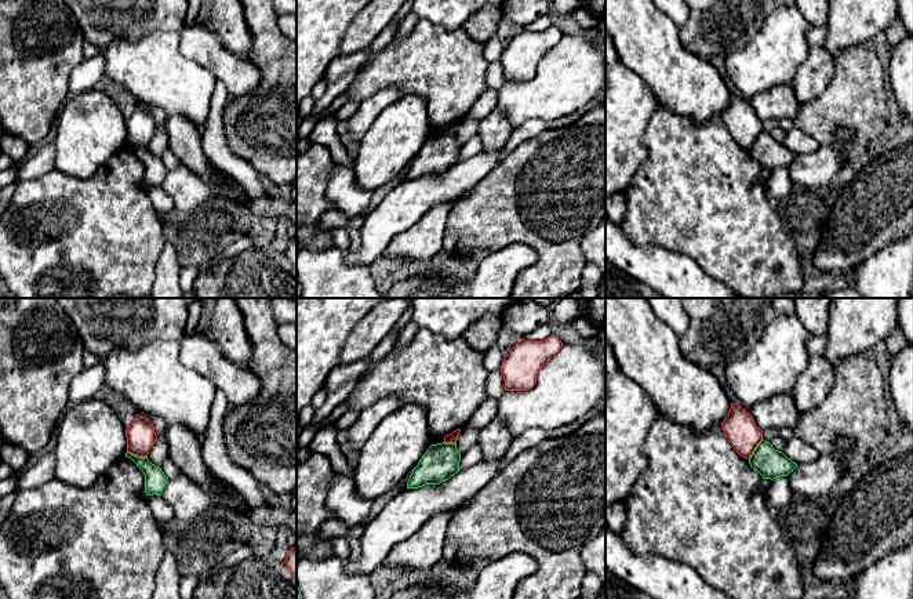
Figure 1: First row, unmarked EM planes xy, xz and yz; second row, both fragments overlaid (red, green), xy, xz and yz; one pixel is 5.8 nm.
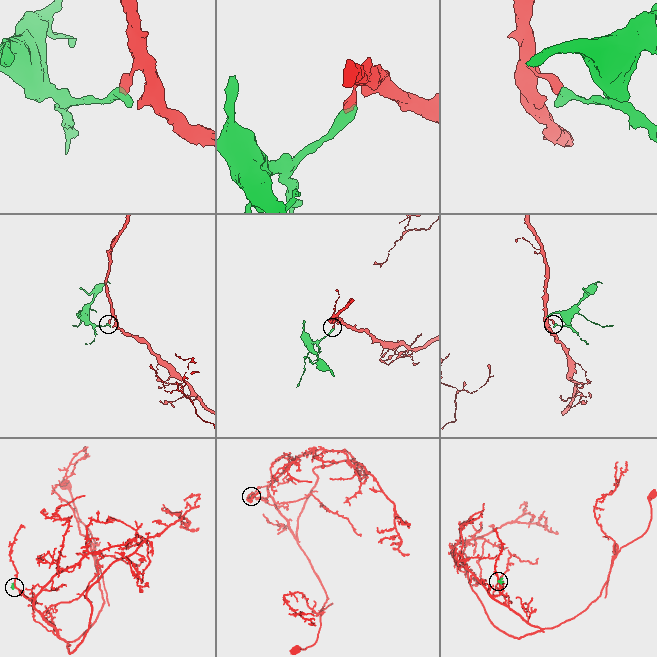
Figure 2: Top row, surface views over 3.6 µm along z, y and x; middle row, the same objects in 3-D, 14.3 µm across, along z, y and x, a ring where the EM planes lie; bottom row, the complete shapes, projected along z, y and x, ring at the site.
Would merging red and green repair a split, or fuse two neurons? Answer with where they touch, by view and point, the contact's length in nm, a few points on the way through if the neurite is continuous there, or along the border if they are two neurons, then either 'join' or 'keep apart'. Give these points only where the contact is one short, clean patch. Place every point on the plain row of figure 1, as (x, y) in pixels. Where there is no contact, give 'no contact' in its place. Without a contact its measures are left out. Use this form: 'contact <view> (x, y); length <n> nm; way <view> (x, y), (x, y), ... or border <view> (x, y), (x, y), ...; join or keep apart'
contact xy (137, 145); length 130 nm; border xy (127, 141), (146, 148); keep apart

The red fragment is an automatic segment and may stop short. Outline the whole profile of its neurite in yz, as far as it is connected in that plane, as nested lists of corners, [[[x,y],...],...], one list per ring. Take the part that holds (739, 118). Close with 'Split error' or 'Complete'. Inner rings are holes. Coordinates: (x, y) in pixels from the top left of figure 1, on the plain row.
[[[734,92],[721,117],[735,142],[743,149],[749,150],[763,131],[763,121],[756,116],[752,105]]]. Complete

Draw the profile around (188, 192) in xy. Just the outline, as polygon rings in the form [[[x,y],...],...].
[[[183,164],[167,171],[161,189],[183,214],[192,214],[214,195],[212,189]]]

